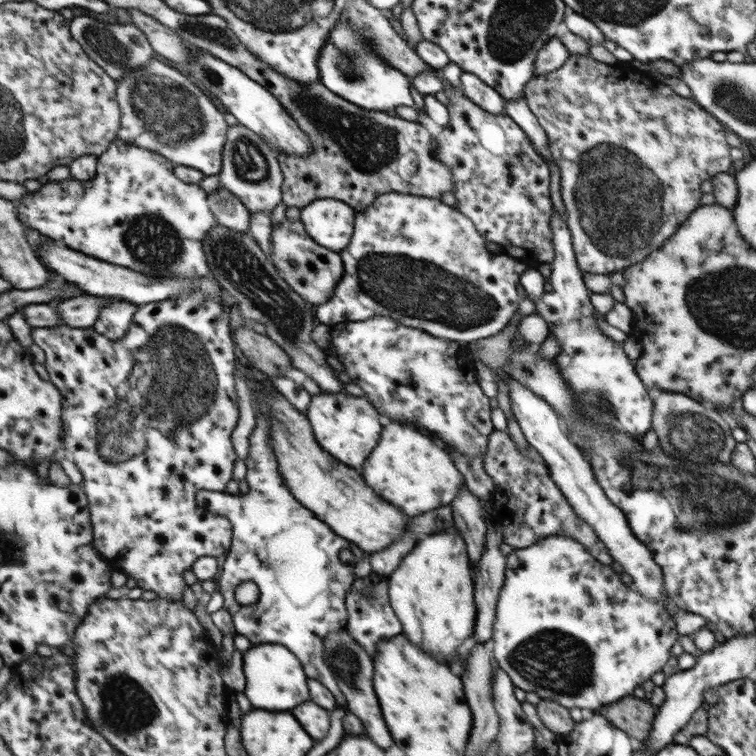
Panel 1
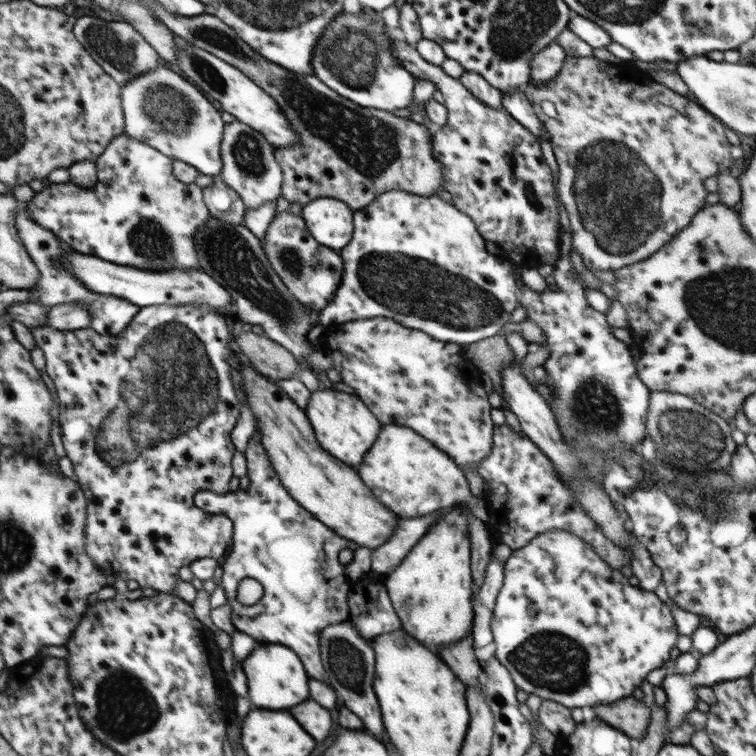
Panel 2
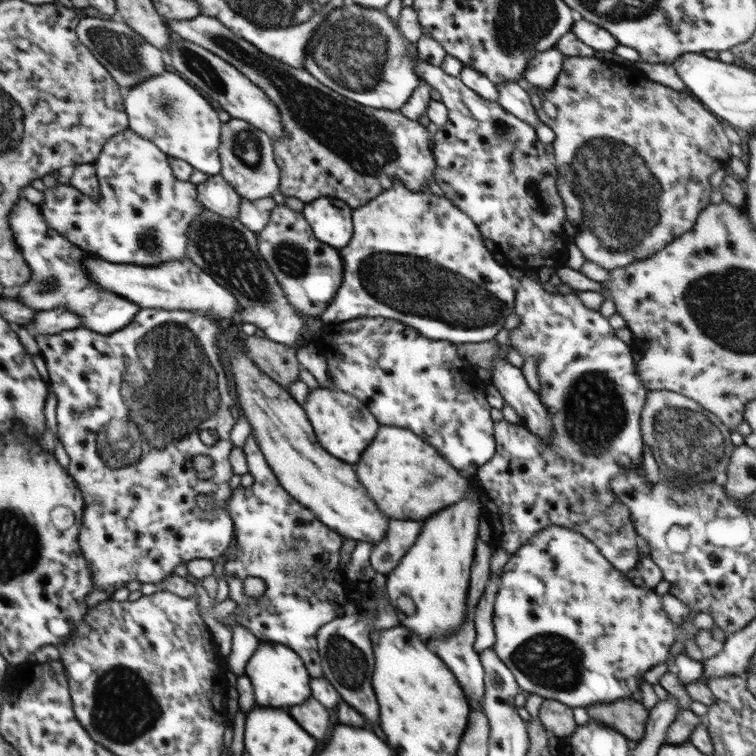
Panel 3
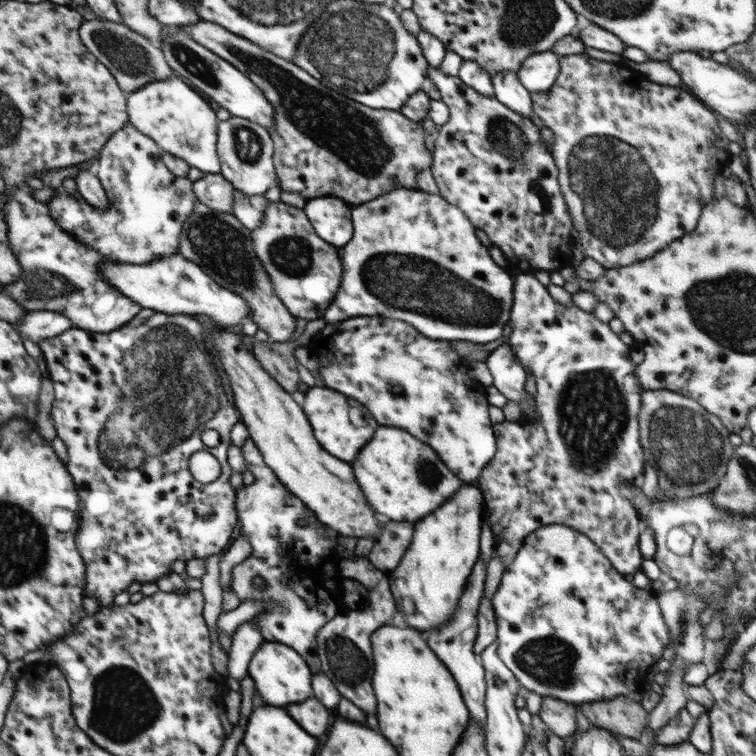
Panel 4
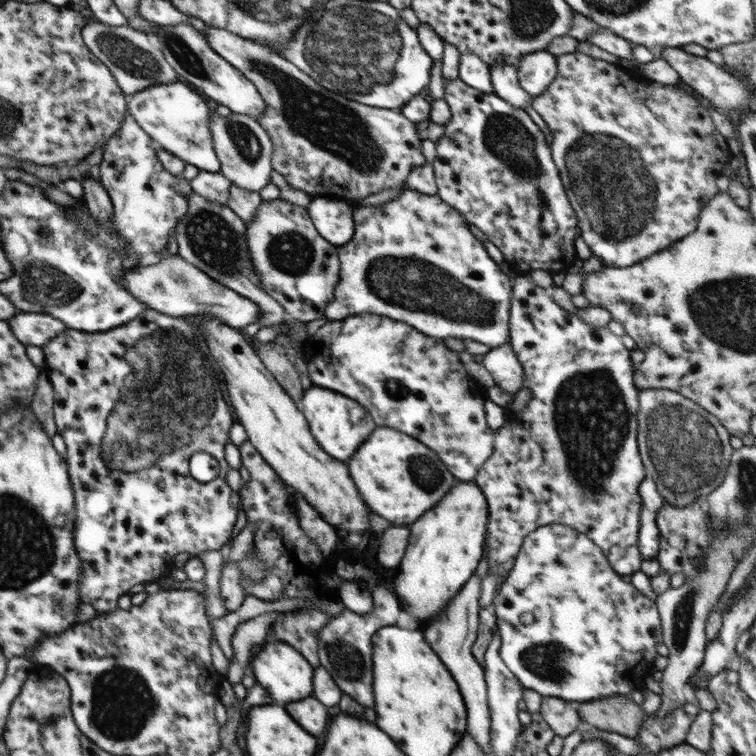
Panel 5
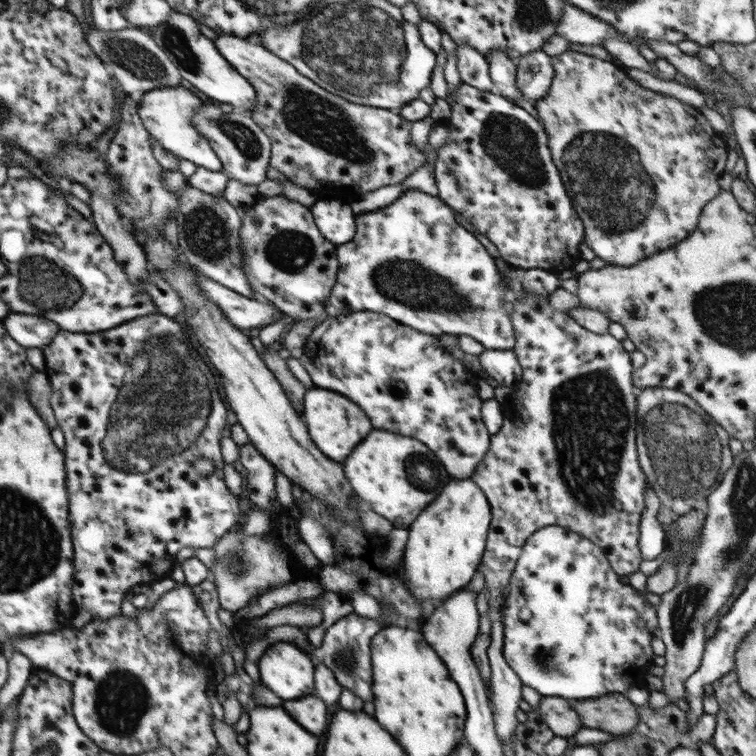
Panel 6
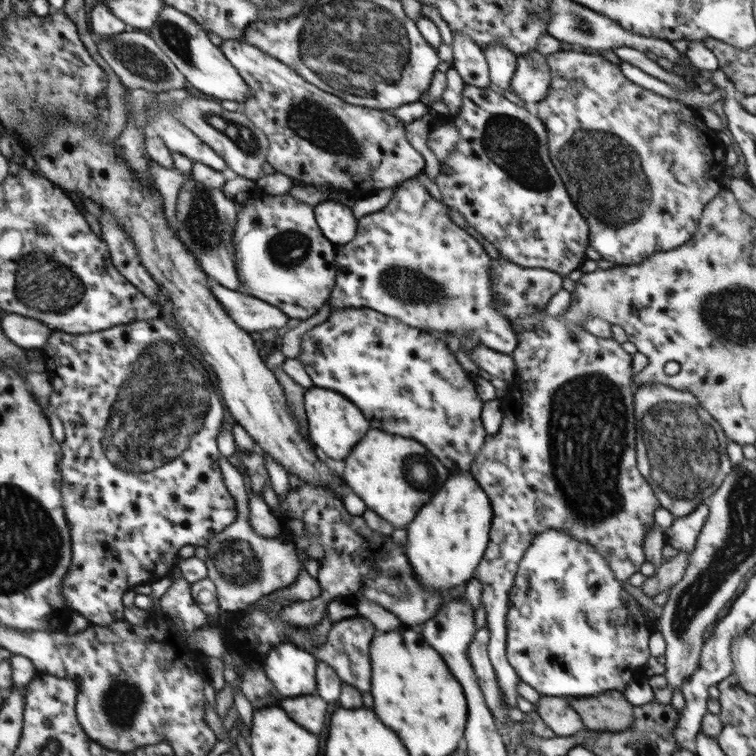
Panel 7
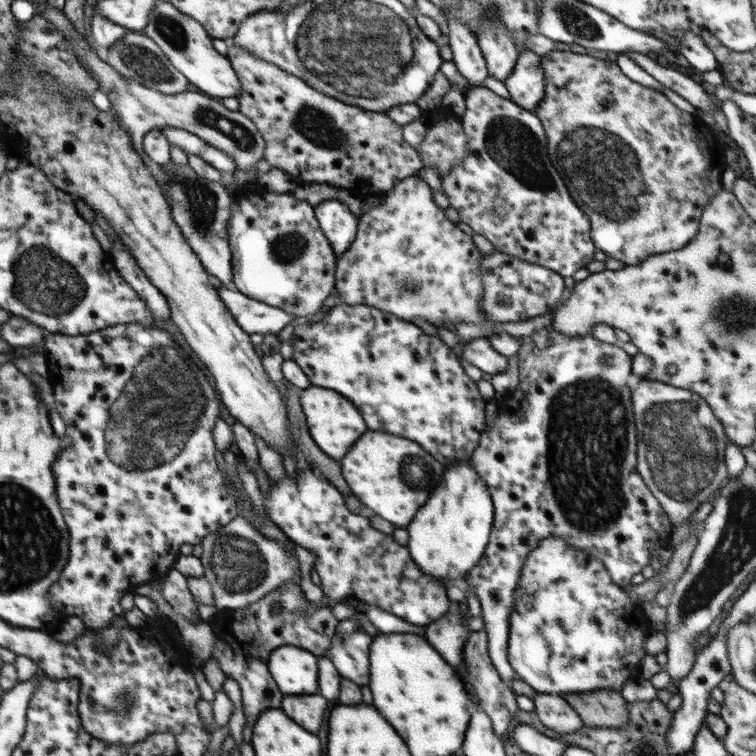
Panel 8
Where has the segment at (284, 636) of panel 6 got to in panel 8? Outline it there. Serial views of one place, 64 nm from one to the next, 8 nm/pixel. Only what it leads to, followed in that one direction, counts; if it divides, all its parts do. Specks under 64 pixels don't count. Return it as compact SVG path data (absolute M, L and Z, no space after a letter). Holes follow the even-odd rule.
M345 619L336 625L330 649L324 653L324 657L328 657L336 666L340 676L364 688L370 674L369 644L372 639L372 636L368 636L356 626L354 620Z

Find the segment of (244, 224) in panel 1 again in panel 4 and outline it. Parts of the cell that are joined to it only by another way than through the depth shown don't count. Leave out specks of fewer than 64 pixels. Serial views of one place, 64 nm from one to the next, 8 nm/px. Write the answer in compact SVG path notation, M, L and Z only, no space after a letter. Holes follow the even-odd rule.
M220 173L204 174L204 178L193 182L193 191L197 200L206 204L208 208L214 208L218 212L232 214L234 202L234 187Z

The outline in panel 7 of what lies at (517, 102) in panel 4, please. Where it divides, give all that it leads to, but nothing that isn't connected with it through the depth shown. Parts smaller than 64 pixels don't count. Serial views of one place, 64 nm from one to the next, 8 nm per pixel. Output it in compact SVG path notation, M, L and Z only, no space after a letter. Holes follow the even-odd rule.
M488 44L482 48L489 66L489 78L495 89L509 90L516 72L517 56L504 44Z

